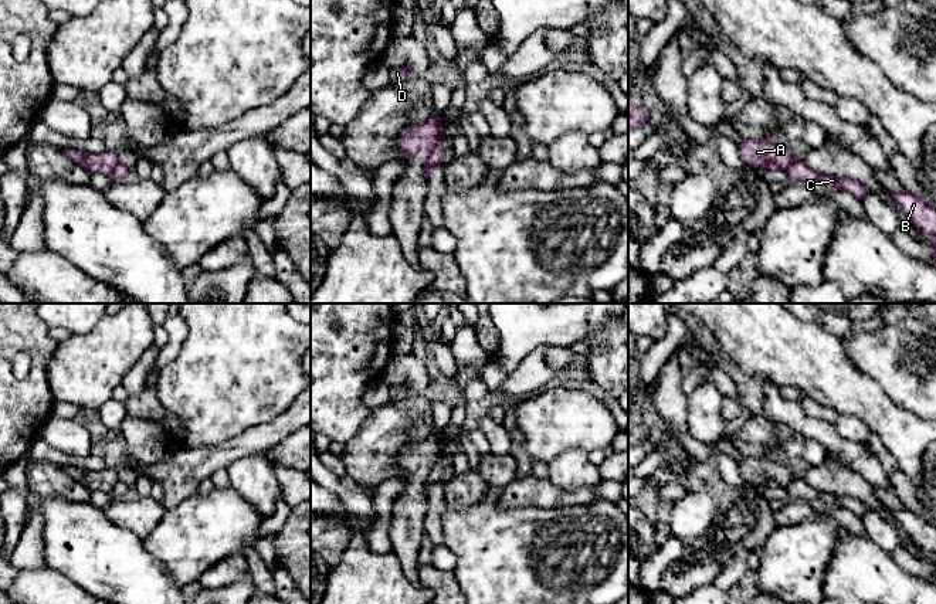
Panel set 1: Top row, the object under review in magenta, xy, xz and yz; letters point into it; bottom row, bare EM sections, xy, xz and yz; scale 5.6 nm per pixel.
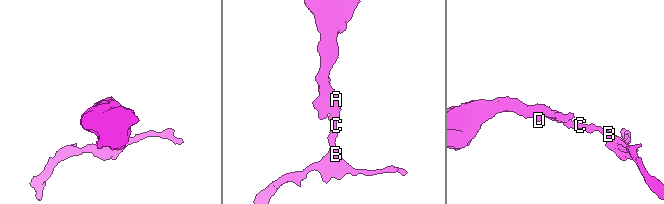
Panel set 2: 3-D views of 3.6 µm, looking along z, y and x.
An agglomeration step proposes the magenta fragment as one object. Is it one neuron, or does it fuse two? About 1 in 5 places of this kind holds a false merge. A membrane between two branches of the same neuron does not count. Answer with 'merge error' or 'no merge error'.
merge error

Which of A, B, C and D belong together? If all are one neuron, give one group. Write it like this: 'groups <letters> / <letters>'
groups A D / B C

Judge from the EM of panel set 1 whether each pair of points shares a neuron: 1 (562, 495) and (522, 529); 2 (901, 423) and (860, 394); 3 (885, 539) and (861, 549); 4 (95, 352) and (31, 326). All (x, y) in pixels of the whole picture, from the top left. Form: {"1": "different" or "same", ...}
{"1": "different", "2": "same", "3": "different", "4": "different"}

